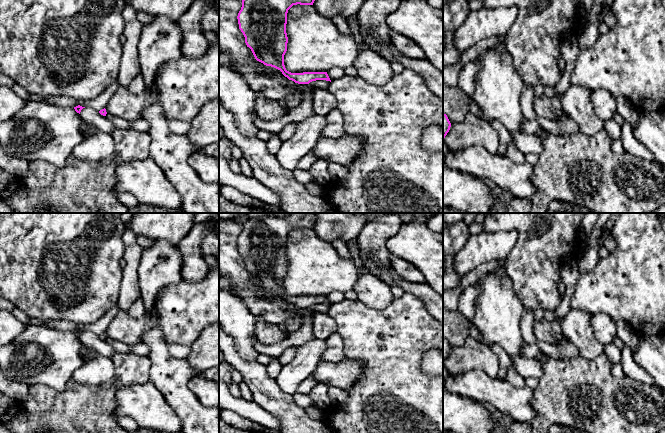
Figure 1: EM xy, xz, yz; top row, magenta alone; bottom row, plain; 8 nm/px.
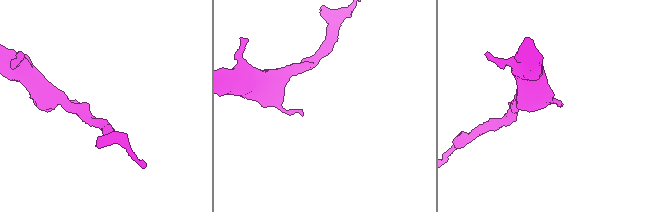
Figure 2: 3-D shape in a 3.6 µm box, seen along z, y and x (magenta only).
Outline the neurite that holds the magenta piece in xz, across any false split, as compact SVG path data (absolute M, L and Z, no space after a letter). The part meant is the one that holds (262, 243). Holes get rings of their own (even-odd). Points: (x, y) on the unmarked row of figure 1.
M290 213L286 217L253 217L242 223L237 243L255 283L274 291L289 304L309 308L316 304L330 305L327 296L291 297L284 289L288 261L287 237L293 229L313 229L317 213Z

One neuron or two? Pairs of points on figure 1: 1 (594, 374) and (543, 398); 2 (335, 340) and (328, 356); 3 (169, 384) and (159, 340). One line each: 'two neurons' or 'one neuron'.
1: one neuron
2: one neuron
3: one neuron

